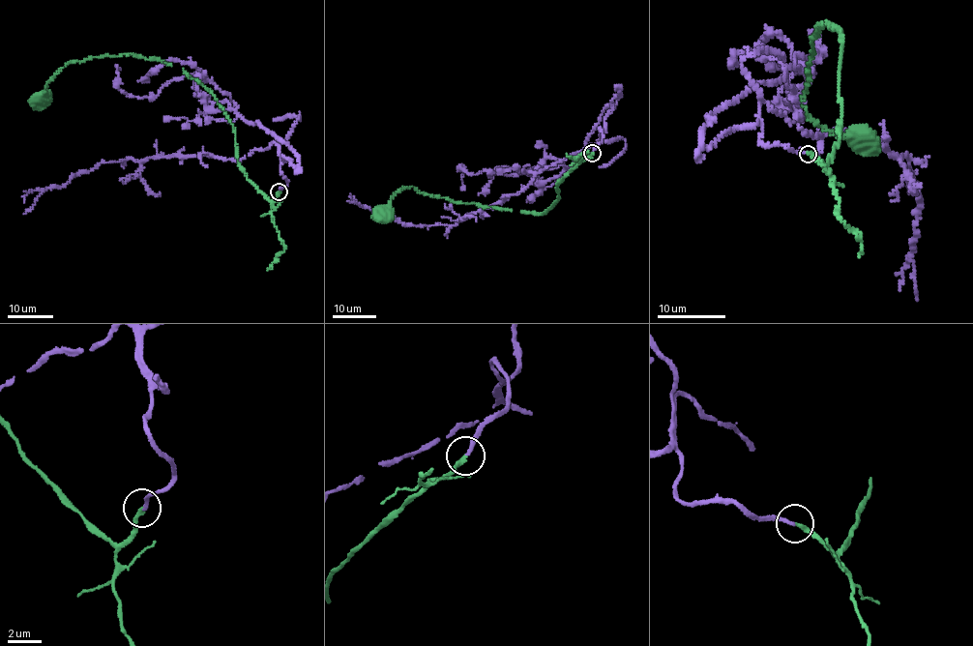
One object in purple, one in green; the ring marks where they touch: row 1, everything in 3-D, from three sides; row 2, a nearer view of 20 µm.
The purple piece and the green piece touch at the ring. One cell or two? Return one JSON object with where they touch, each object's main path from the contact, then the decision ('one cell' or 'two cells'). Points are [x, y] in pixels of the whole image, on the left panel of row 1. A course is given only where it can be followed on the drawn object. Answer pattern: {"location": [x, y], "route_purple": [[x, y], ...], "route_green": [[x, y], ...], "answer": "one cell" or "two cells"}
{"location": [279, 191], "route_purple": [[279, 192], [283, 157], [296, 167], [298, 155], [208, 80], [171, 80], [138, 99], [115, 66]], "route_green": [[279, 192], [270, 200], [247, 178], [234, 127], [209, 93], [159, 59], [72, 61], [35, 110]], "answer": "two cells"}

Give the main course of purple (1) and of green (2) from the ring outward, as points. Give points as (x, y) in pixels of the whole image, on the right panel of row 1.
1: (809, 154), (759, 123), (702, 146), (784, 73), (751, 53), (789, 109), (801, 70)
2: (809, 154), (826, 163), (838, 139), (841, 34), (827, 21), (811, 40), (802, 100), (819, 124), (877, 154)

